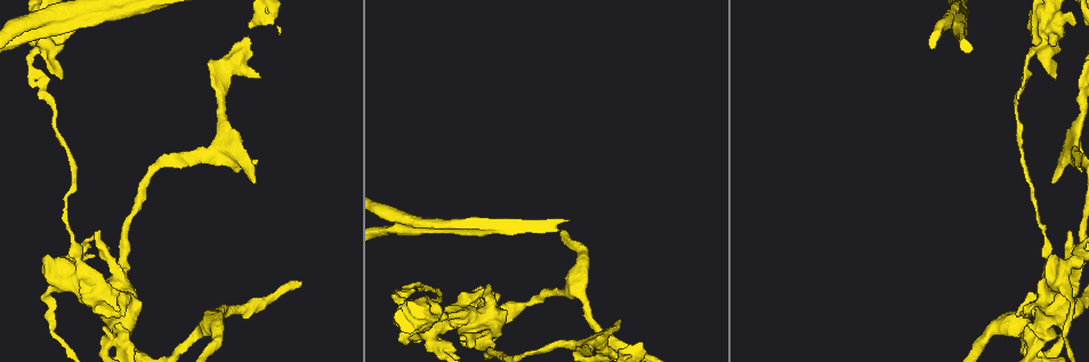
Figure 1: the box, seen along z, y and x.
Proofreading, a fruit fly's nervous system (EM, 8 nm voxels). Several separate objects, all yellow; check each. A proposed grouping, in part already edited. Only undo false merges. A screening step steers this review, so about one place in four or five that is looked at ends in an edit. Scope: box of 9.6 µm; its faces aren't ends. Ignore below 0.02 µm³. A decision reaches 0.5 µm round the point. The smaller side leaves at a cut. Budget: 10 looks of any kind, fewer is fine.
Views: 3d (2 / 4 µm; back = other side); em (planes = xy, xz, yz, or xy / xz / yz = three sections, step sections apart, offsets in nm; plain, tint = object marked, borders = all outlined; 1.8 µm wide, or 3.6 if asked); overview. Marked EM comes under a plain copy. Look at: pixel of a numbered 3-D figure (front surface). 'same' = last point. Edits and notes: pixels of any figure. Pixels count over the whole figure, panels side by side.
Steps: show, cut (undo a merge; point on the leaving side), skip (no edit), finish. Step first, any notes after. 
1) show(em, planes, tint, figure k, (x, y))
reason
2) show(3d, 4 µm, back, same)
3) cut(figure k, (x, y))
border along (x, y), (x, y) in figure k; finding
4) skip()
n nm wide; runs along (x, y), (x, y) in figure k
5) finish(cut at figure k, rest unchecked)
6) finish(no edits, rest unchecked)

show(3d, 4 µm, figure 1, (1046, 34))
sudden change in width

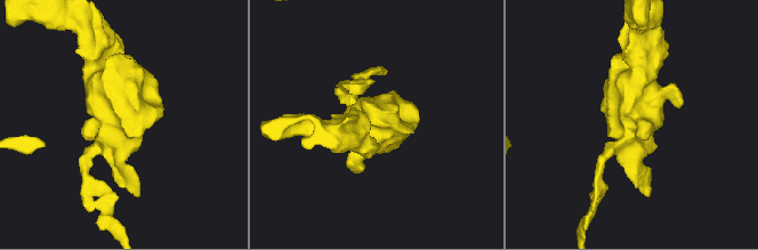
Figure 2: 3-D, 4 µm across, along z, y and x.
show(em, 3.6 µm, planes, tint, figure 2, (102, 124))

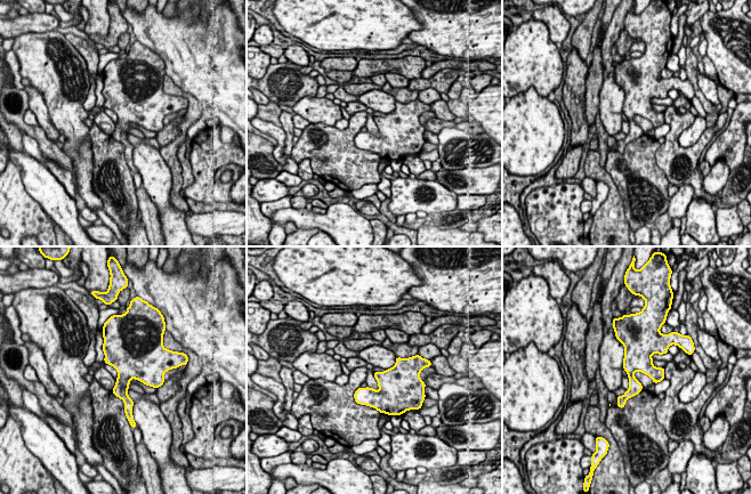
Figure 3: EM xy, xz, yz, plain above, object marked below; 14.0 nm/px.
skip()
continuous, no second neuron

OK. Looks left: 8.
show(em, 3.6 µm, yz, step 16, tint, figure 1, (421, 225))
two arms at a narrow angle

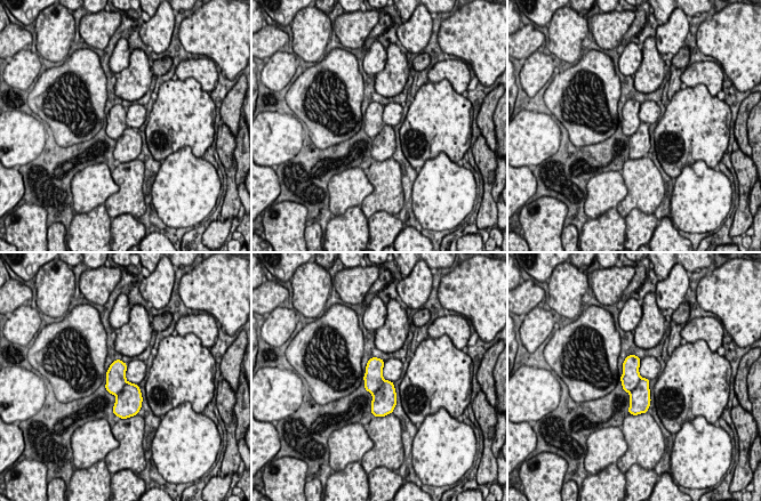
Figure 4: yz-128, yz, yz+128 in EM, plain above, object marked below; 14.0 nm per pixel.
show(em, 3.6 µm, planes, borders, same)

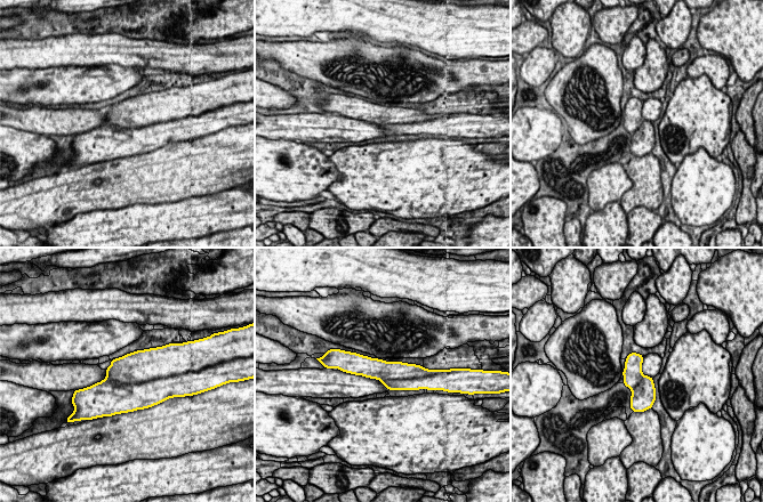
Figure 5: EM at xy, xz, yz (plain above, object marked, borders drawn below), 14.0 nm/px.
cut(figure 5, (139, 366))
a second neuron is stuck on

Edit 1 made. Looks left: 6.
show(em, yz, step 4, tint, figure 1, (1037, 330))
thick turns thin

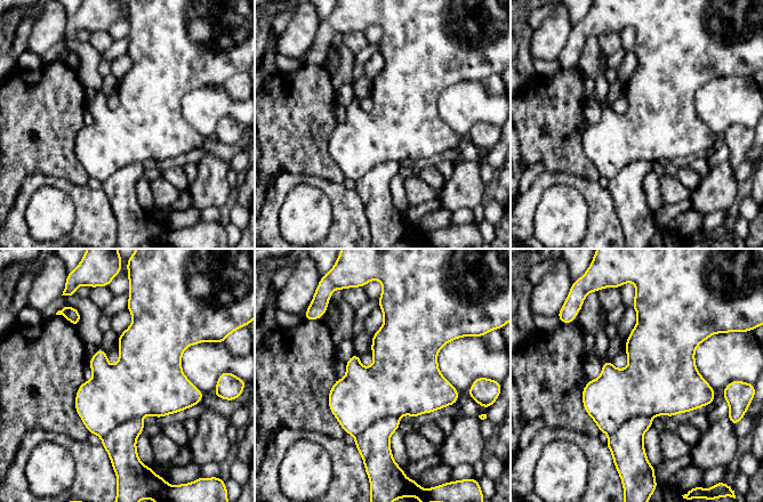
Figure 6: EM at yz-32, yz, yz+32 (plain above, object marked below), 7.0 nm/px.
show(em, planes, tint, same)

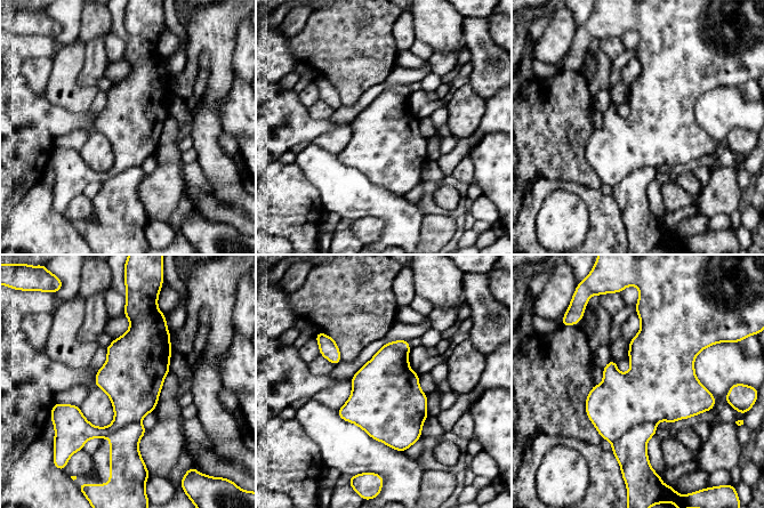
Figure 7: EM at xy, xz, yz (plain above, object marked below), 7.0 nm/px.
skip()
one neuron here

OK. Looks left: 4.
show(em, xy, step 8, tint, figure 1, (80, 279))
sudden change in width

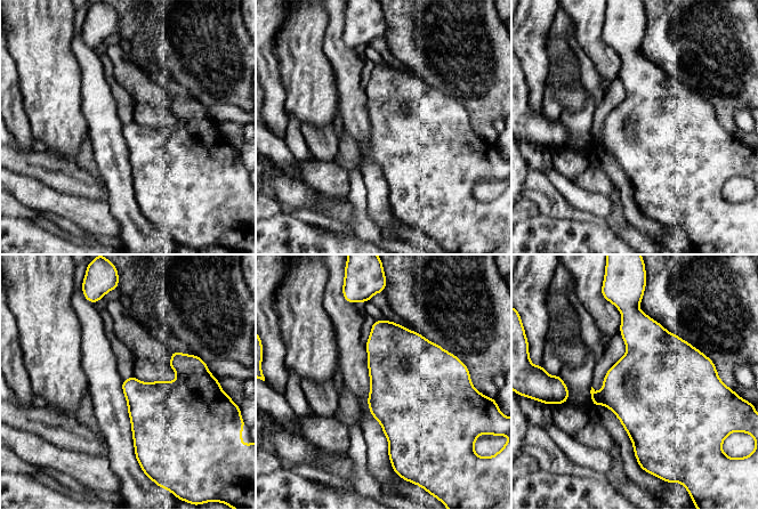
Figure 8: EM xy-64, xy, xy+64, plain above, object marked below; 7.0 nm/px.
show(em, planes, tint, same)
cut it another way

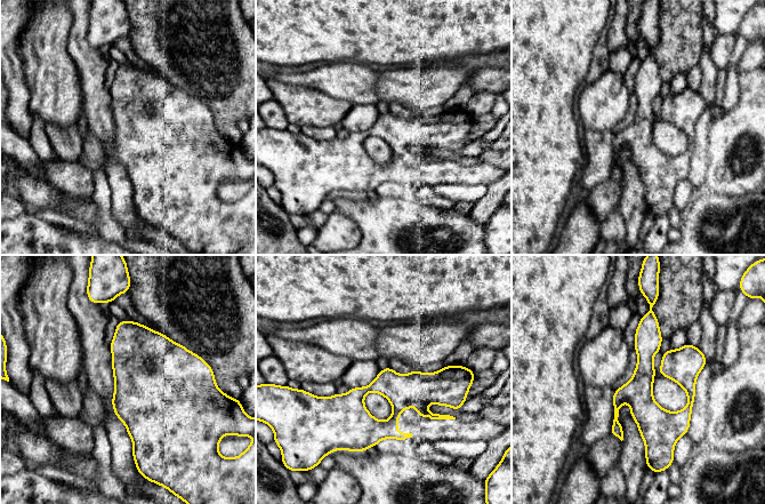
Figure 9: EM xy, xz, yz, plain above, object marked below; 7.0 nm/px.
skip()
continuous, no second neuron

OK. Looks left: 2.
finish(cut at figure 5, rest unchecked)

